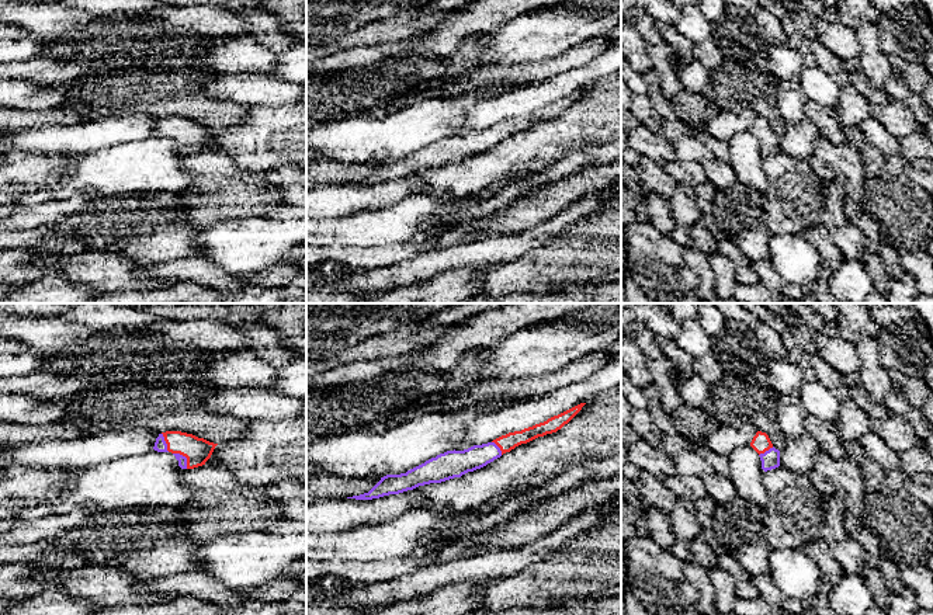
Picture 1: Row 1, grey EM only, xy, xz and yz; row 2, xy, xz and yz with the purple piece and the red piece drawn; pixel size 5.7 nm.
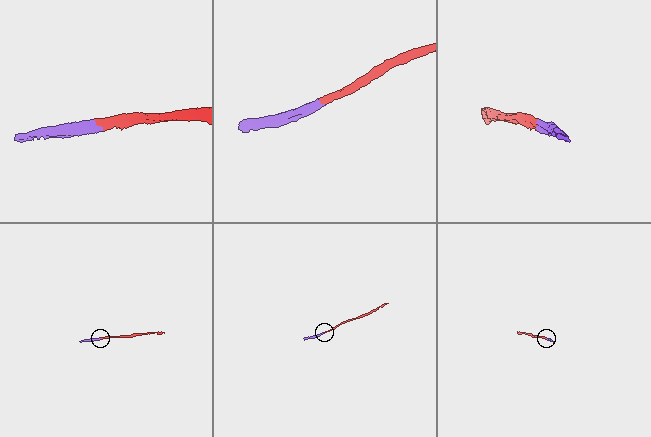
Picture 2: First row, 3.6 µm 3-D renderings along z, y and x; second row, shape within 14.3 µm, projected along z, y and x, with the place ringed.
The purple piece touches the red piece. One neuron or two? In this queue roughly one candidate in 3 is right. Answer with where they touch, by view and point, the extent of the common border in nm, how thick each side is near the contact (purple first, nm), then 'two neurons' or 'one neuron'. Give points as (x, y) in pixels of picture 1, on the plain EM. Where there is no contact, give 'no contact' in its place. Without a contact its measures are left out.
xy (184, 142) | 130 nm | 50/150 nm | one neuron

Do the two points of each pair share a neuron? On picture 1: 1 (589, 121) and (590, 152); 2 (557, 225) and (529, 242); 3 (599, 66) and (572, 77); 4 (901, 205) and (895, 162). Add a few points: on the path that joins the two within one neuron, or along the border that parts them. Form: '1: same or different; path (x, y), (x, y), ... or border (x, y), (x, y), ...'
1: different; border (606, 142), (569, 143), (558, 148)
2: same; path (550, 228), (536, 236)
3: same; path (592, 72), (579, 77)
4: same; path (895, 194), (895, 173)

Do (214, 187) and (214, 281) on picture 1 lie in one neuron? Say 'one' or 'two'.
two

